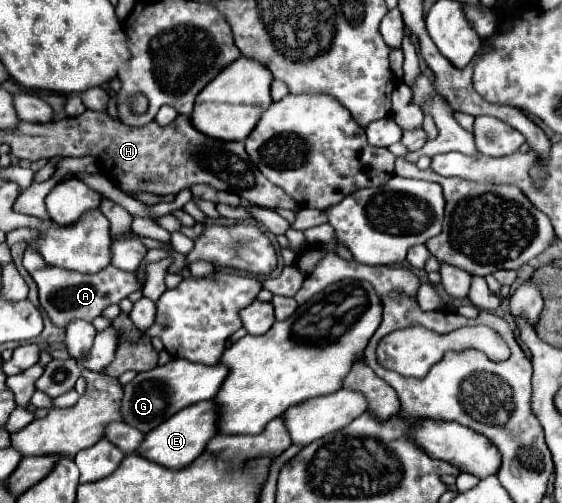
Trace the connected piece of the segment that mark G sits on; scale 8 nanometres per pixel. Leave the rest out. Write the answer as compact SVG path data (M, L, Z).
M172 359L162 367L154 367L150 371L138 373L128 385L124 385L122 407L120 407L124 423L136 427L138 431L148 433L152 427L160 425L164 419L172 417L180 409L212 399L218 393L226 375L228 369L224 365L206 367L206 365L190 363L186 359Z

